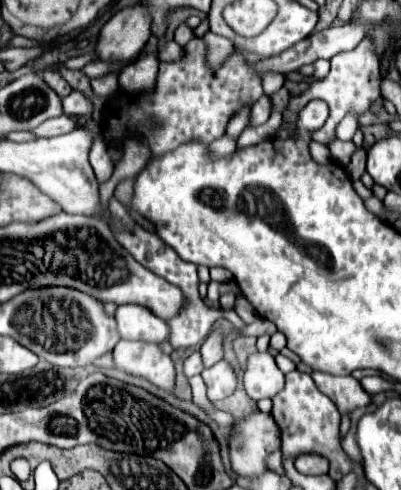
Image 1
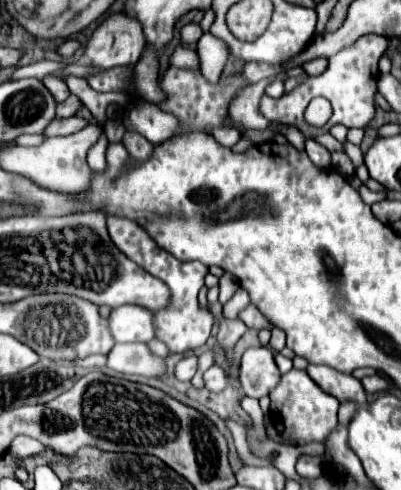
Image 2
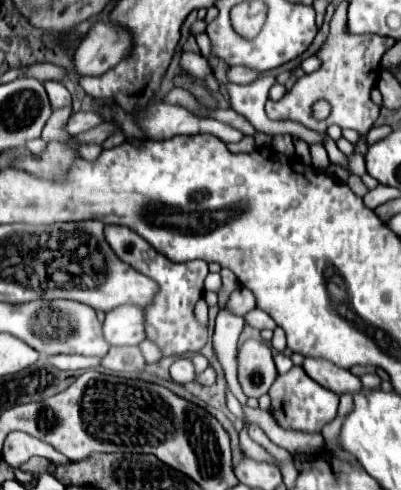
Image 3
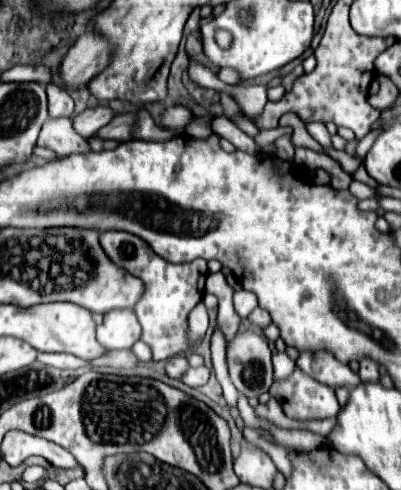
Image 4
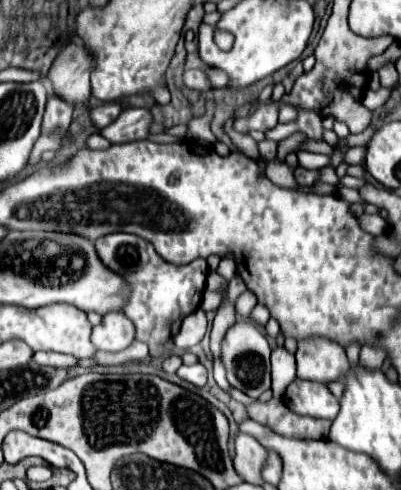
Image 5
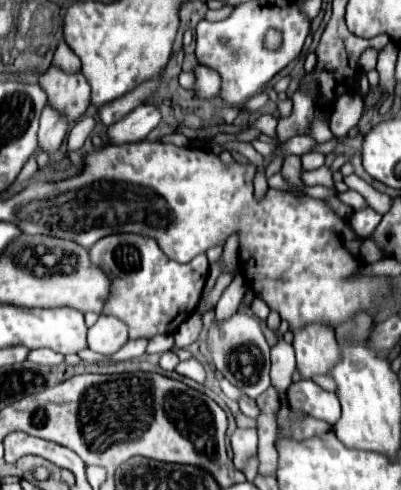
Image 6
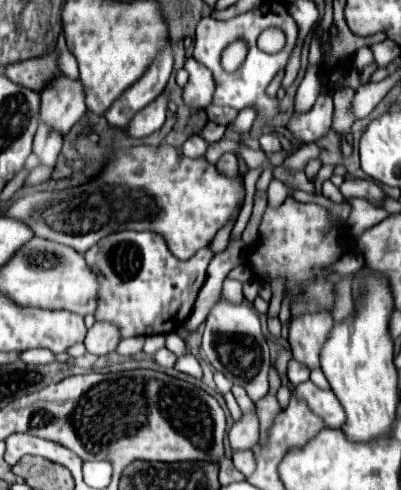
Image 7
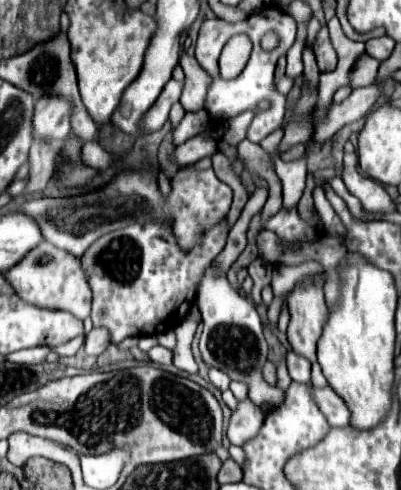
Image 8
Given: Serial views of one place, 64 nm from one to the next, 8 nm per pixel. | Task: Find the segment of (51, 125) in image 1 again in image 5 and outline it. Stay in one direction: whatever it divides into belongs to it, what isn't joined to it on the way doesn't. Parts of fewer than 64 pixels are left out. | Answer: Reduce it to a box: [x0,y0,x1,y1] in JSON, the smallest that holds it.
[90,102,124,128]

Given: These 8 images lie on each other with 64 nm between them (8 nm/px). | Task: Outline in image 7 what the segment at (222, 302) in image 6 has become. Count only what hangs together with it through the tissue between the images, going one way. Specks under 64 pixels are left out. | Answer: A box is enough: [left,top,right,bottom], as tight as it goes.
[221,278,244,304]

